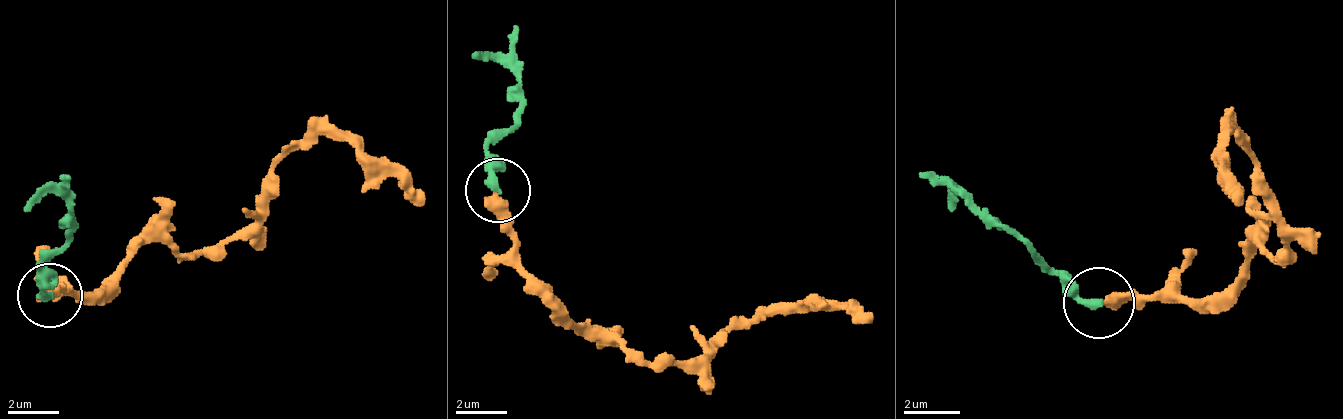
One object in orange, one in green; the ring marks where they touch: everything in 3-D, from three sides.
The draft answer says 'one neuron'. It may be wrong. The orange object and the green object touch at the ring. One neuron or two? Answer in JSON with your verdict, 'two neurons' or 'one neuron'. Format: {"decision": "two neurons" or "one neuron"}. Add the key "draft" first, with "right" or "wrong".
{"draft": "wrong", "decision": "two neurons"}

